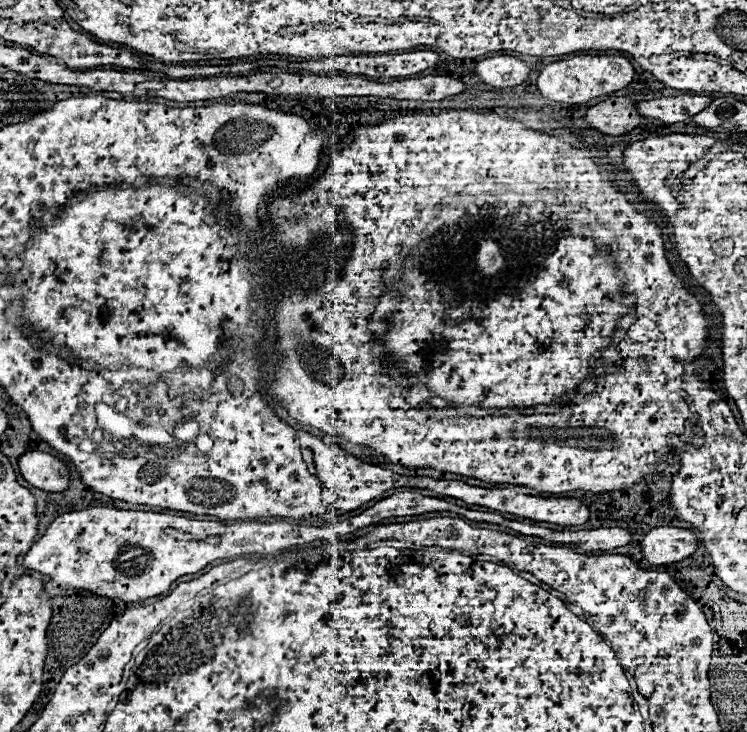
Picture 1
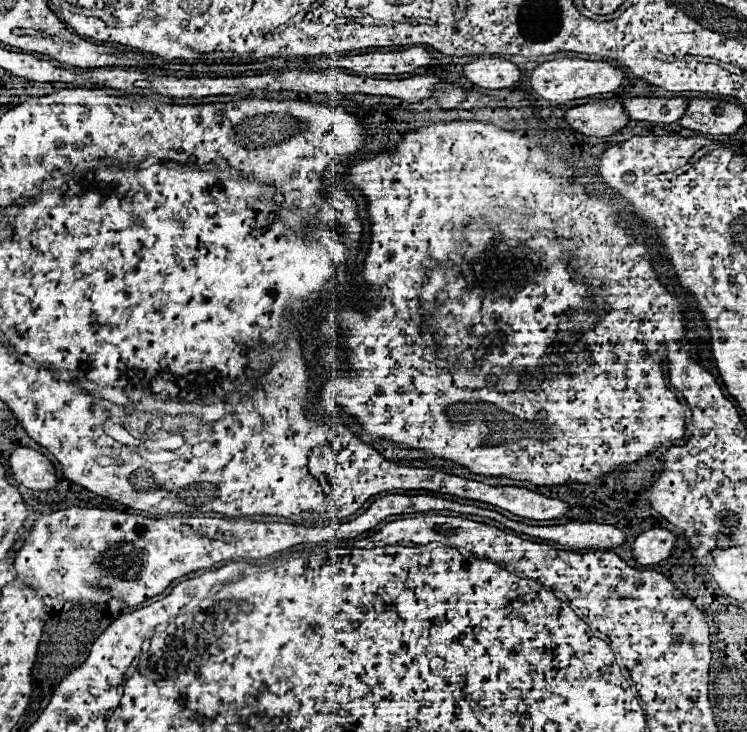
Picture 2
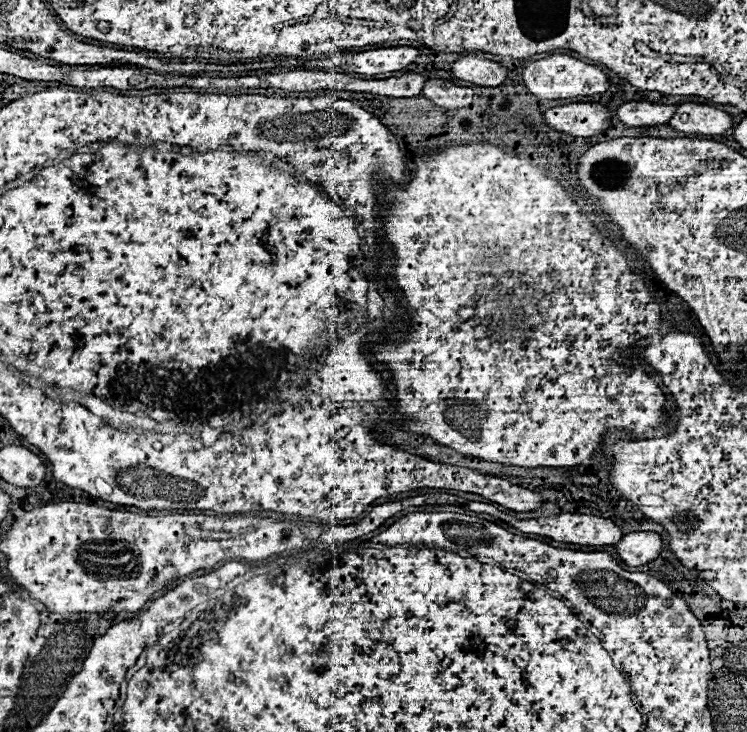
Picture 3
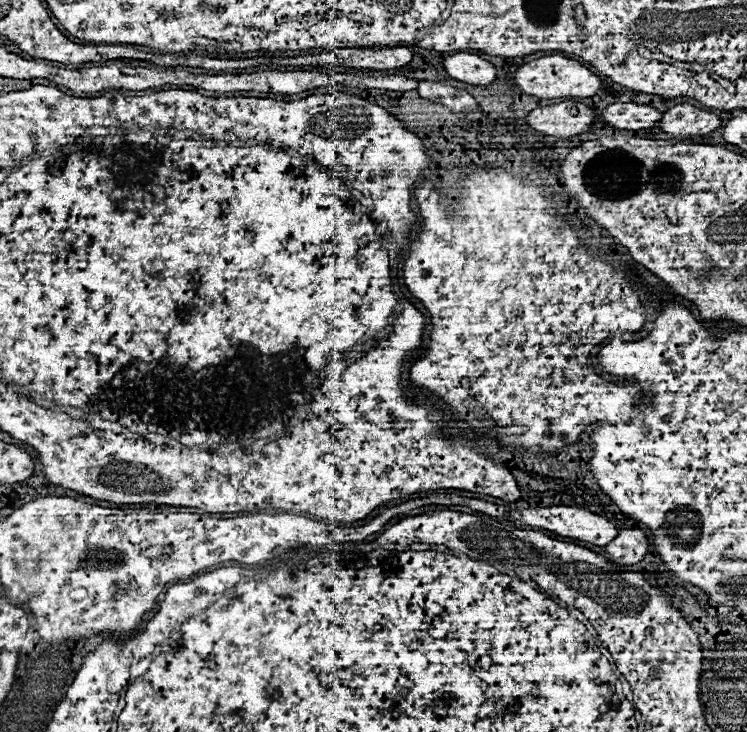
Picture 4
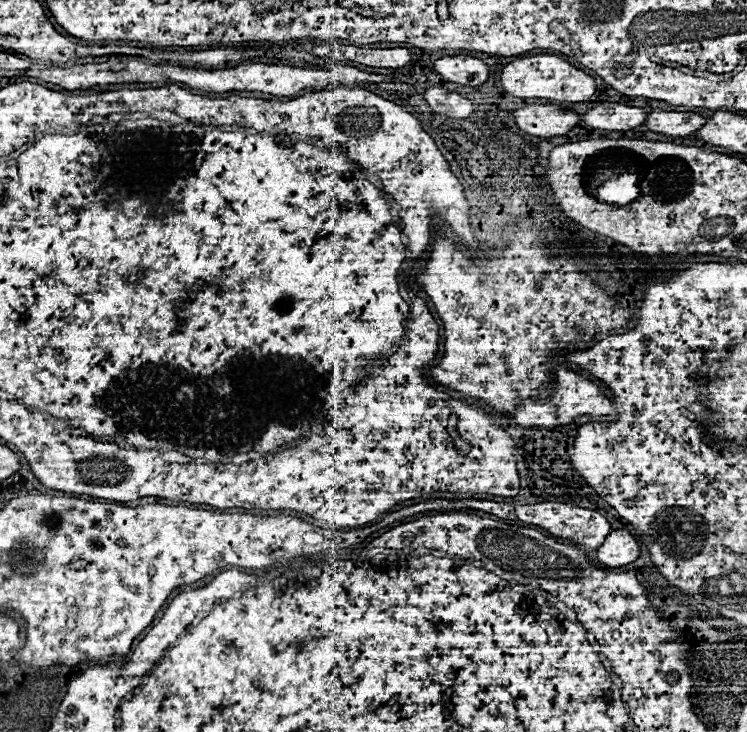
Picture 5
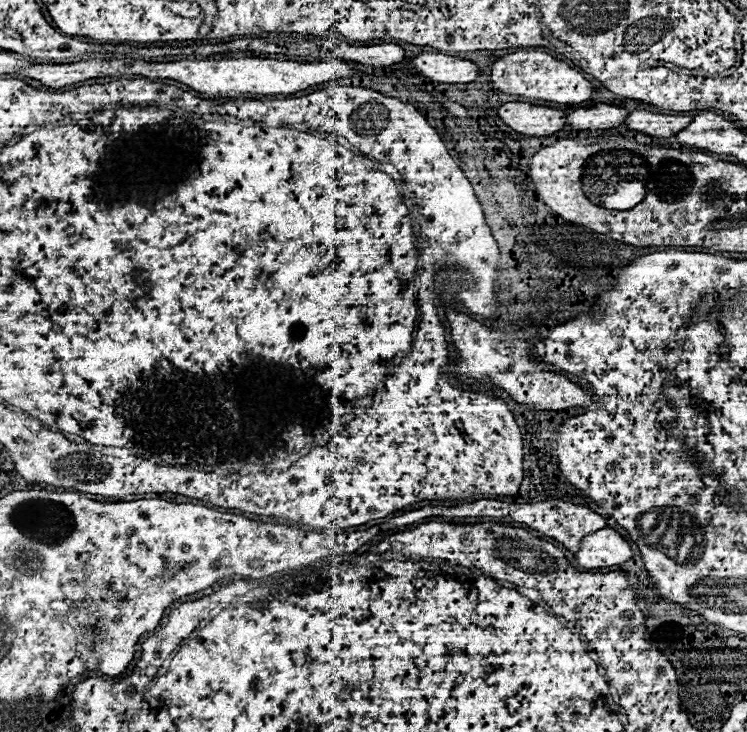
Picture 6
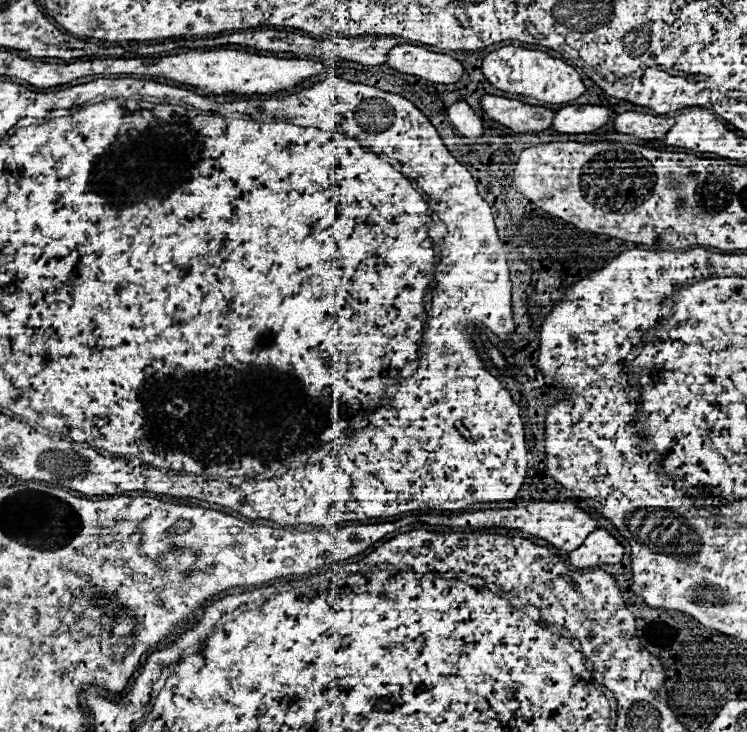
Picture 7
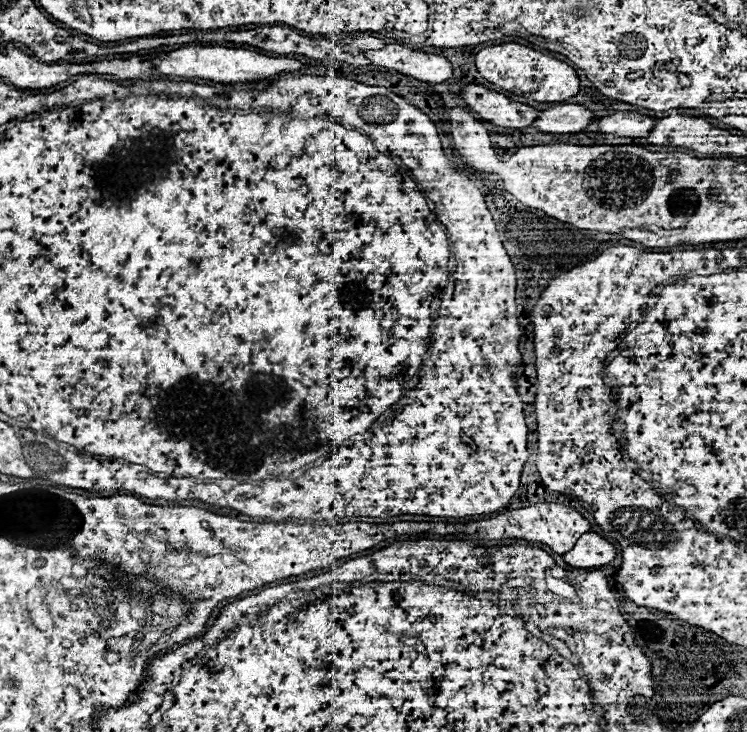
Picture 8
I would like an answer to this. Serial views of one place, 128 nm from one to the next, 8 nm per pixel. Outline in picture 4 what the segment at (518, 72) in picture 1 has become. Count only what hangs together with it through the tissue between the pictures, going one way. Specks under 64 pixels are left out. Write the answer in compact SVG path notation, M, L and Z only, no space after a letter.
M458 52L446 58L444 68L454 80L474 86L486 86L496 78L496 68L488 60L466 52Z

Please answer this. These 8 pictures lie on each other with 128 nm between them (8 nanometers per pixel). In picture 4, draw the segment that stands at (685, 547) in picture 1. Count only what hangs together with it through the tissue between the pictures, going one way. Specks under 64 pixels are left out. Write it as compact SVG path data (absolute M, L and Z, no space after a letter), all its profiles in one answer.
M620 530L618 536L606 546L606 554L614 564L632 566L644 560L650 542L642 530Z

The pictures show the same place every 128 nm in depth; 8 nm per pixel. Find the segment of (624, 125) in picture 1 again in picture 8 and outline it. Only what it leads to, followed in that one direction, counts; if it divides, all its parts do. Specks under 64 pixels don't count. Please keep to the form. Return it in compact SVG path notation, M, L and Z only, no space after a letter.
M478 84L466 86L462 92L468 108L480 114L482 120L504 128L528 128L540 116L540 110L514 102L504 94L488 90Z

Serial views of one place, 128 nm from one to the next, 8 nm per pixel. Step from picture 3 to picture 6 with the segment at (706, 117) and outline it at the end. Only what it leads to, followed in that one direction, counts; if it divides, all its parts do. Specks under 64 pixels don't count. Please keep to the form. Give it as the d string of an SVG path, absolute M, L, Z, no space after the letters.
M634 110L628 116L626 126L634 132L642 132L648 136L670 138L676 136L680 130L684 130L692 120L694 120L692 116L668 116L668 114L648 112L648 110Z

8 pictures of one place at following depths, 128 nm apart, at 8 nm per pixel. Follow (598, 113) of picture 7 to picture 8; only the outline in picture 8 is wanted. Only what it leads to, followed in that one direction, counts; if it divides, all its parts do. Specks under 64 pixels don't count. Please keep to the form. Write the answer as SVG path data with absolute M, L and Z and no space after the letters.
M560 104L540 112L540 118L532 126L546 134L572 134L584 132L594 120L596 114L582 104Z

